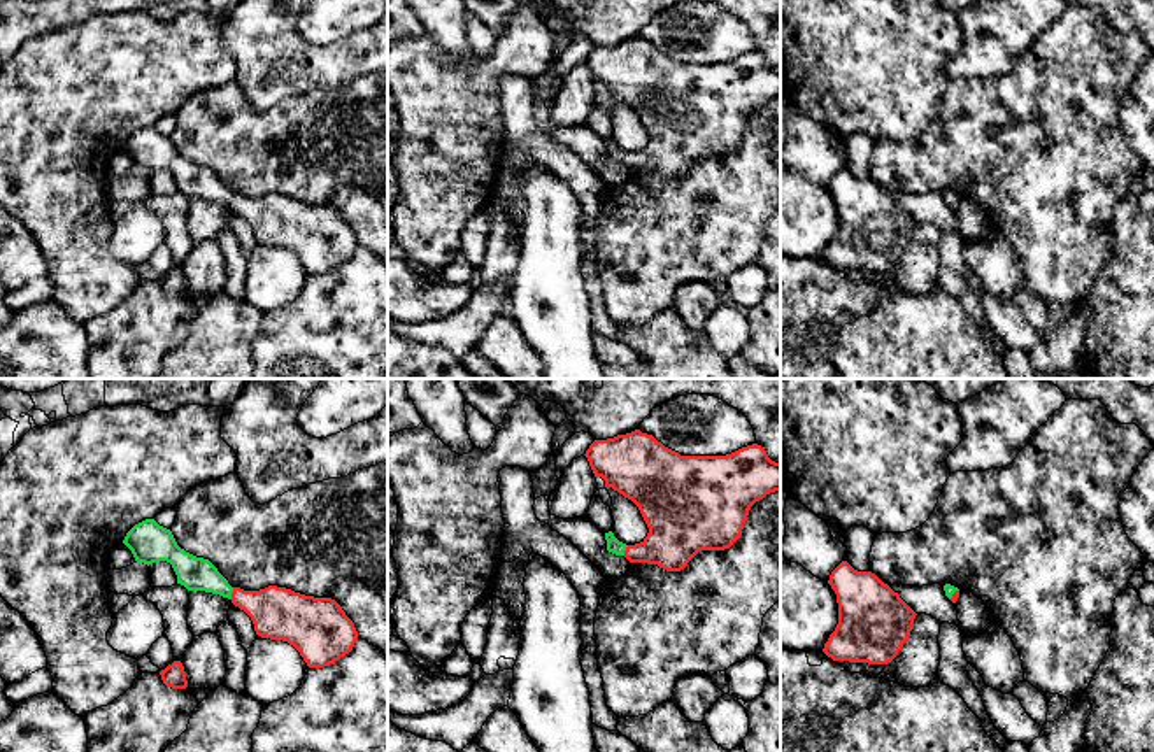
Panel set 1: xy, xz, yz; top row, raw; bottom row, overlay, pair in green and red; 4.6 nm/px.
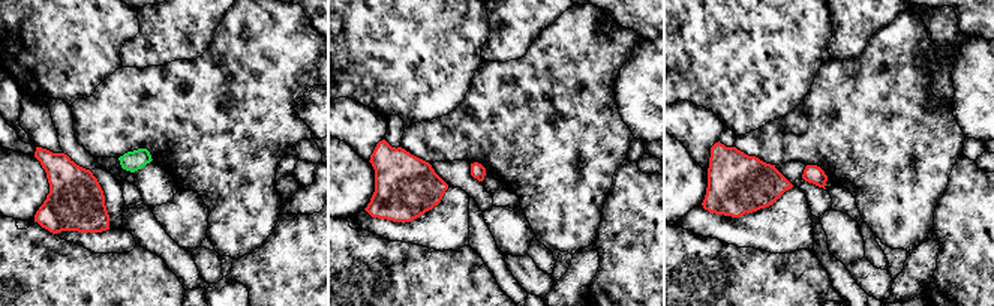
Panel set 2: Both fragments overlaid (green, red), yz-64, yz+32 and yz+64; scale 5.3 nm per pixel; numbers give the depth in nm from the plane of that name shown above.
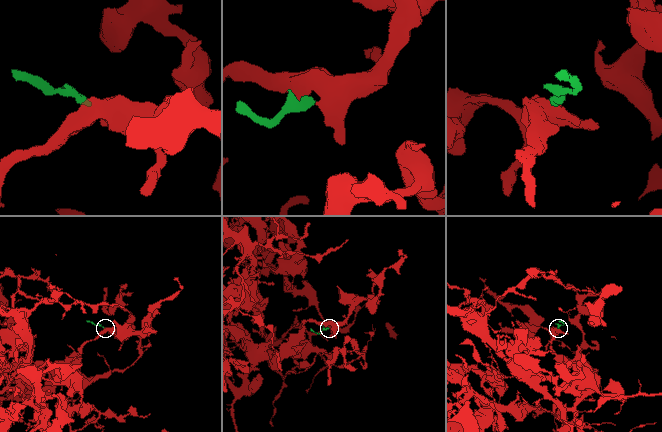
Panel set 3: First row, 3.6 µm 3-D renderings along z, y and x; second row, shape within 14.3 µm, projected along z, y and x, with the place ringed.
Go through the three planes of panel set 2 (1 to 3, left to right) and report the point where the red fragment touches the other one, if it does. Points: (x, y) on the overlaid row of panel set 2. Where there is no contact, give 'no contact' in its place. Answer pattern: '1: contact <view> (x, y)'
1: no contact
2: no contact
3: no contact

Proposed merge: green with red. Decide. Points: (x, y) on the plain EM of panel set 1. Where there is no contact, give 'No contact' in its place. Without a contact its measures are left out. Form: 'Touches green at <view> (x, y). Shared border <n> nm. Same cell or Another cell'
Touches green at xy (232, 198). Shared border 60 nm. Same cell

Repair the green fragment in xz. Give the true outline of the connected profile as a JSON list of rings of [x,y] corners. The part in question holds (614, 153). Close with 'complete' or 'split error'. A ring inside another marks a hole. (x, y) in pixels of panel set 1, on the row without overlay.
[[[635,37],[595,47],[584,63],[605,95],[638,114],[649,135],[647,144],[635,153],[619,149],[612,138],[605,140],[607,158],[630,170],[658,172],[666,179],[684,177],[700,158],[730,156],[740,145],[751,114],[780,98],[780,70],[772,68],[758,51],[726,63],[680,63],[652,42]]]; split error

